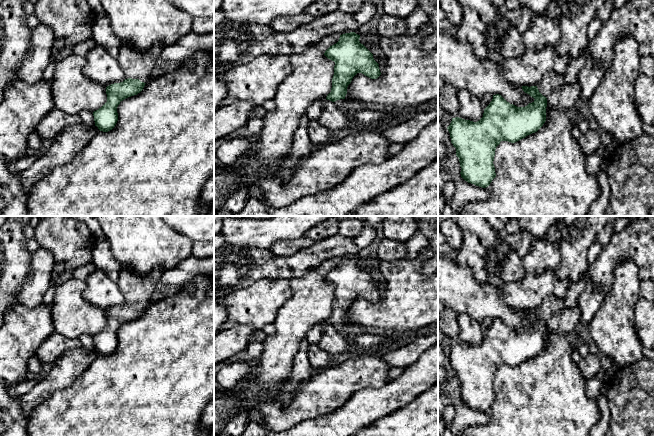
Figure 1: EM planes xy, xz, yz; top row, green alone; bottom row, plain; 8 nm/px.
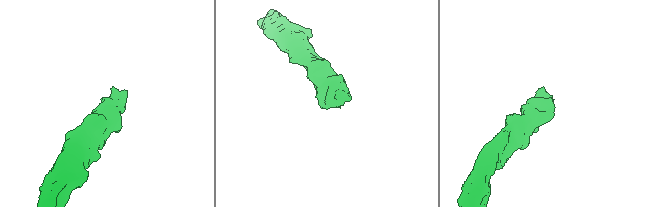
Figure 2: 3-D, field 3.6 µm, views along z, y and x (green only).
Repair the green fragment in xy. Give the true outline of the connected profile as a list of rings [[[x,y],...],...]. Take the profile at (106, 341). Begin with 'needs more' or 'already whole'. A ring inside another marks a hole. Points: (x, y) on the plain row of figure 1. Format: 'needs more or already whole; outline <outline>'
needs more; outline [[[121,267],[117,284],[126,303],[107,310],[107,326],[93,336],[95,350],[100,355],[112,354],[118,345],[117,331],[120,326],[140,317],[151,304],[163,271],[163,268],[157,267],[146,276],[137,276],[128,268]]]

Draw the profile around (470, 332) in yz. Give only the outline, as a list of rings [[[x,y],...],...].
[[[465,313],[458,315],[459,335],[458,341],[473,346],[483,341],[484,333],[481,322],[473,319]]]

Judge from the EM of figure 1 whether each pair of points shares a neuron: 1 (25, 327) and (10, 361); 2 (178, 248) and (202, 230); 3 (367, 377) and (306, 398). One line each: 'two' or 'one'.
1: one
2: two
3: one

